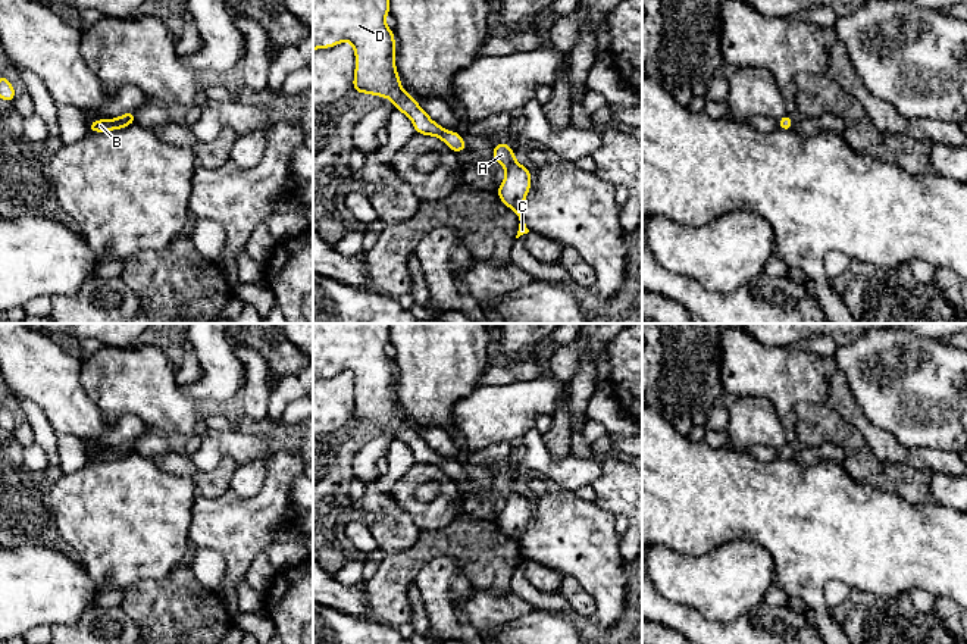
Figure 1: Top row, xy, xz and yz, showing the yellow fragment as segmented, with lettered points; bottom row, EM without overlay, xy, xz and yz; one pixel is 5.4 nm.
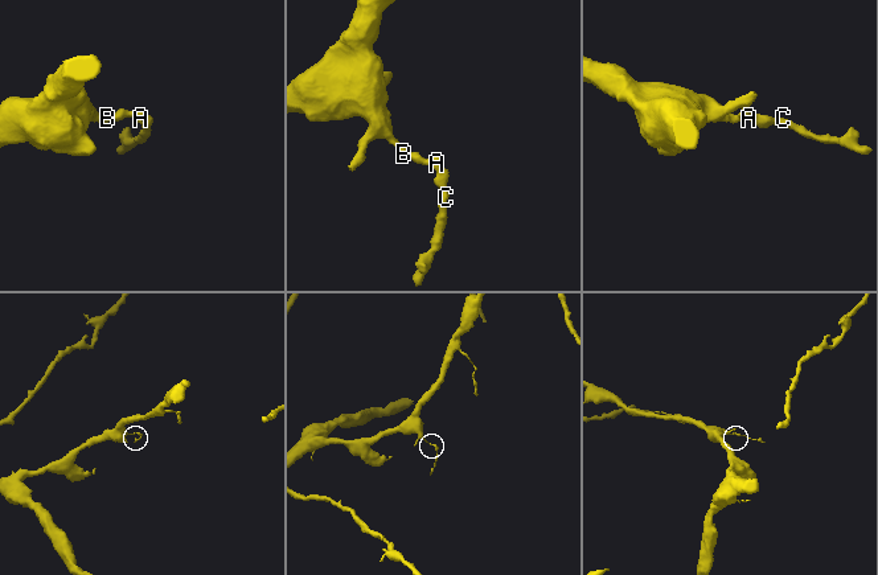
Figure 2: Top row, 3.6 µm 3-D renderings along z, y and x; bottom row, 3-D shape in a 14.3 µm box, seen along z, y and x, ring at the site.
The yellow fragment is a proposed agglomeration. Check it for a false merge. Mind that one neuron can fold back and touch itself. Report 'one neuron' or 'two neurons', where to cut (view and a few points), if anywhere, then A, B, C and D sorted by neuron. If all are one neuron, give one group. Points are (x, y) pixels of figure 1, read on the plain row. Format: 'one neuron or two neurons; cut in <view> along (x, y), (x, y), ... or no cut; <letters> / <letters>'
one neuron; no cut; A B C D

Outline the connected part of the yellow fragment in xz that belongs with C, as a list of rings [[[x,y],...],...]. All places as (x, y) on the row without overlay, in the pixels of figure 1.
[[[495,472],[492,490],[501,493],[506,497],[506,507],[497,519],[497,523],[500,529],[519,545],[520,553],[516,565],[516,568],[519,568],[520,565],[529,562],[520,540],[532,515],[532,509],[528,497],[519,494],[514,488],[516,484],[511,481],[508,473]]]

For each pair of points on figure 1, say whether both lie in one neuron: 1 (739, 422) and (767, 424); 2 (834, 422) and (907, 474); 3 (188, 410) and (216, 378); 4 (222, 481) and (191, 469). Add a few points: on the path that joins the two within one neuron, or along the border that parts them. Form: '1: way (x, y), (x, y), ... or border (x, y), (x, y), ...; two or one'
1: way (747, 422), (760, 424); one
2: way (850, 441), (881, 474), (888, 474); one
3: border (180, 387), (202, 403); two
4: way (215, 481), (206, 481), (199, 475); one

